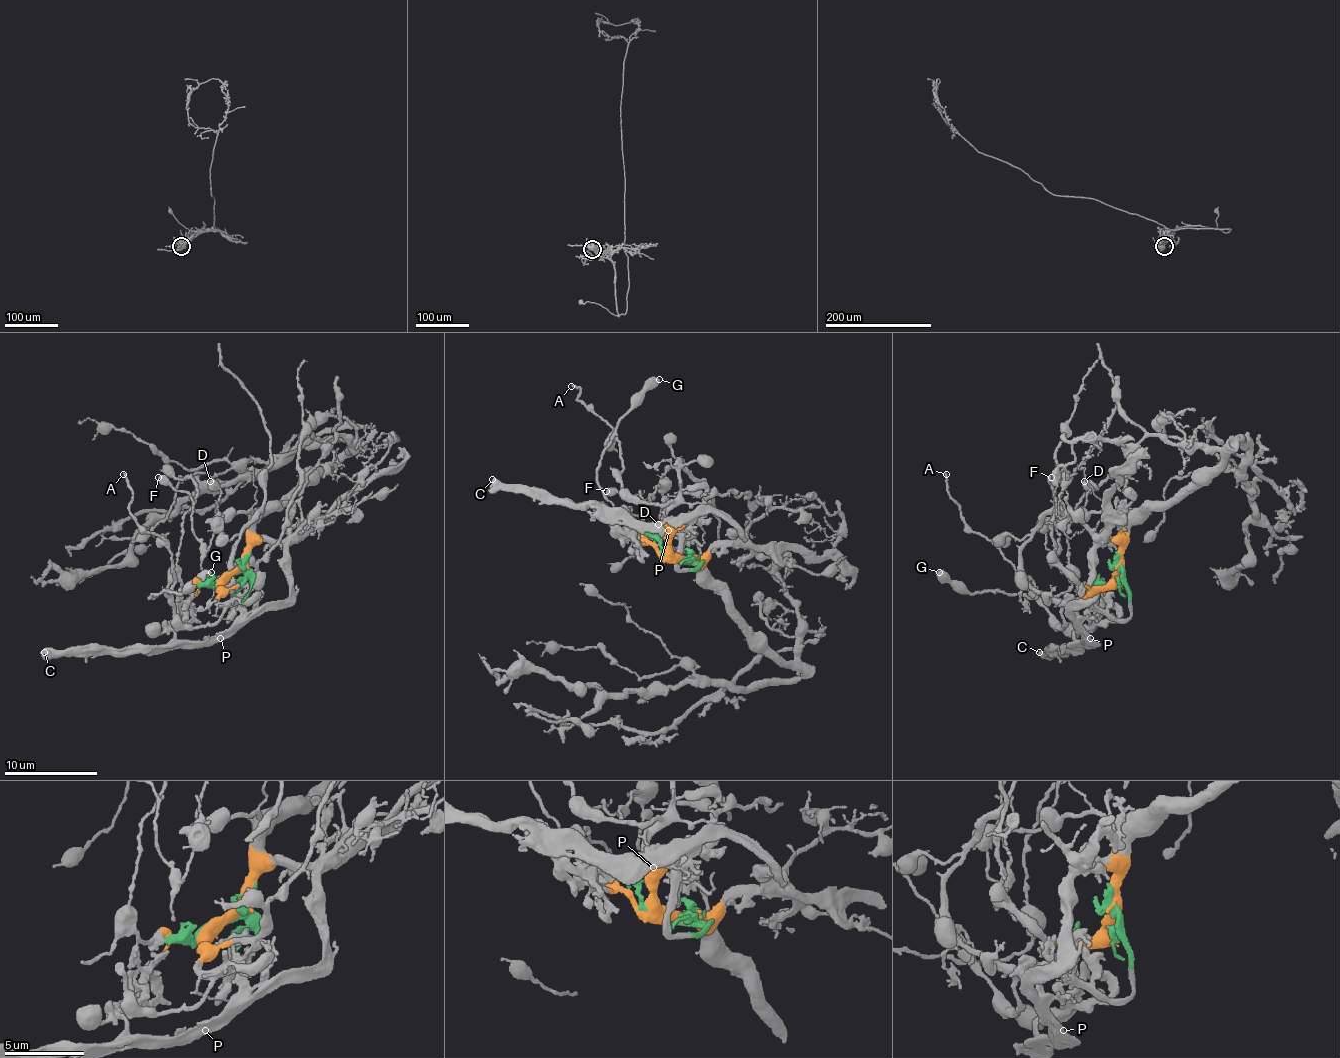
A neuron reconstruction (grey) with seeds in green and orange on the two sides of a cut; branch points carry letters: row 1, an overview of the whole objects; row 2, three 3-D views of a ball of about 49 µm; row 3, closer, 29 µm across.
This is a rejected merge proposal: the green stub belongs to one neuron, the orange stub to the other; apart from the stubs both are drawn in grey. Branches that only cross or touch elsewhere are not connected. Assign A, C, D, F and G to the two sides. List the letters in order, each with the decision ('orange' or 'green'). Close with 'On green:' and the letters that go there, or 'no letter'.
A: orange
C: green
D: orange
F: orange
G: orange
On green: C

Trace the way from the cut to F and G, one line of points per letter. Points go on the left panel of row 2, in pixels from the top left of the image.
F: (230, 574), (247, 546), (251, 513), (240, 511), (212, 520), (207, 551), (191, 523), (193, 499), (158, 476)
G: (230, 574), (209, 583), (184, 586), (174, 581), (149, 597), (167, 590), (188, 593), (212, 572)

